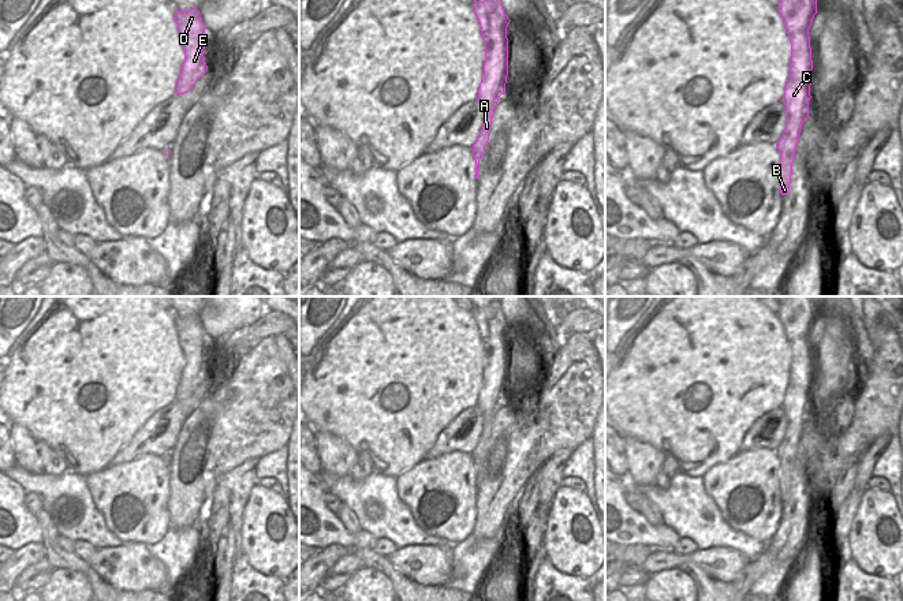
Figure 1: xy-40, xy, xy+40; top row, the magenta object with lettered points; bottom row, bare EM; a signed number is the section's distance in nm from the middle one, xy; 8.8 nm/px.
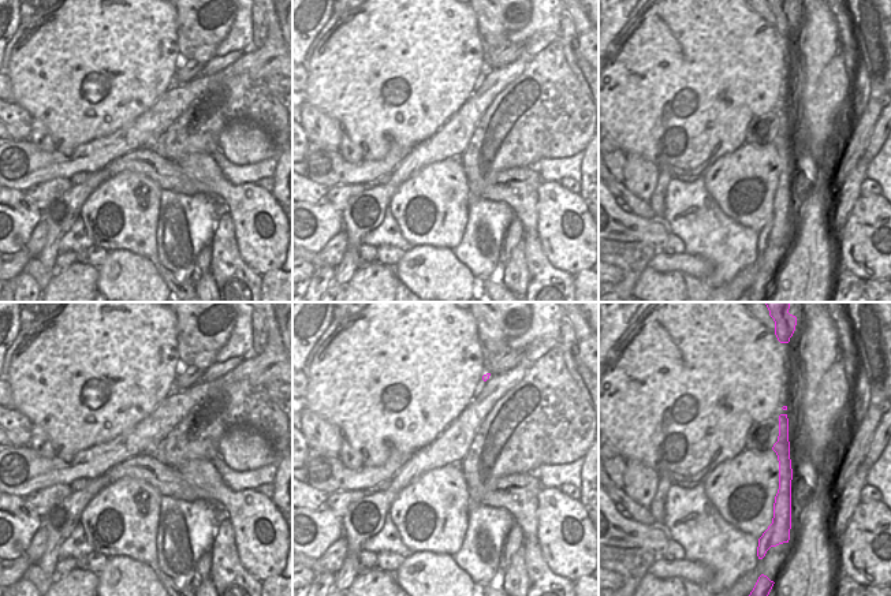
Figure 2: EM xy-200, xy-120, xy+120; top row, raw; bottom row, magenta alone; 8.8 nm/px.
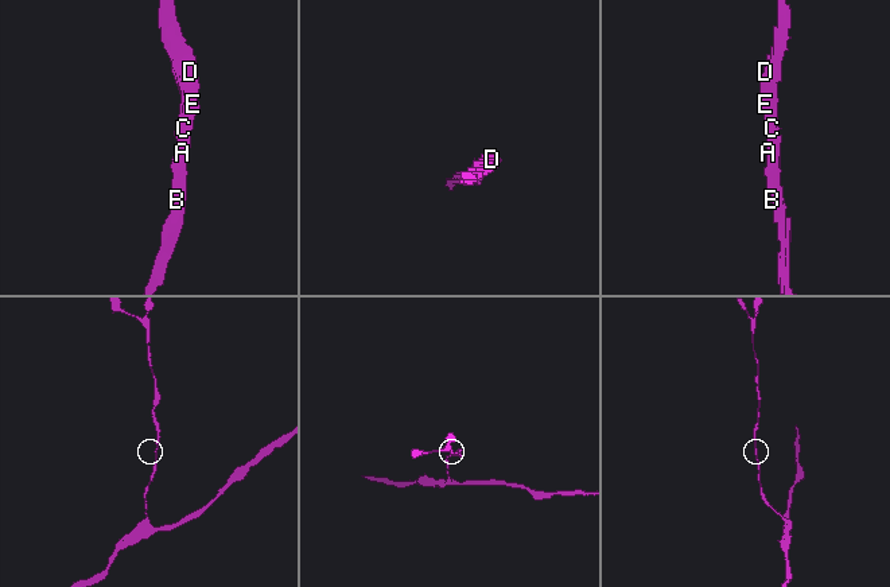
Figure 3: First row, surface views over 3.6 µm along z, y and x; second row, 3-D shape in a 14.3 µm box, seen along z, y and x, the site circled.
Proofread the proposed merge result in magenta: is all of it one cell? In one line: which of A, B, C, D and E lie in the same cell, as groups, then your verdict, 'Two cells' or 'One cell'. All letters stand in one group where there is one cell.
Groups: A B C D E. One cell

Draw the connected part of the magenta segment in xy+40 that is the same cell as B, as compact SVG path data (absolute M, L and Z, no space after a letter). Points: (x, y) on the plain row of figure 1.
M790 296L780 303L777 314L791 348L790 382L781 406L788 426L781 444L776 449L780 459L780 499L786 501L790 497L798 444L802 430L809 423L813 376L809 335L817 320L817 302L811 302L809 296Z

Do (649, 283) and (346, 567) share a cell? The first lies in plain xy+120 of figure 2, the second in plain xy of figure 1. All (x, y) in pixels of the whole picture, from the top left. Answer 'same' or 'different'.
different

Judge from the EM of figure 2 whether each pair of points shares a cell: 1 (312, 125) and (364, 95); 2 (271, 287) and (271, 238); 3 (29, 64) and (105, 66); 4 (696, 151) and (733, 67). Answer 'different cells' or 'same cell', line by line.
1: different cells
2: different cells
3: same cell
4: same cell

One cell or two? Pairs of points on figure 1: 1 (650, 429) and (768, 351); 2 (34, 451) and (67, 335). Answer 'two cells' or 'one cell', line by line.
1: one cell
2: two cells

